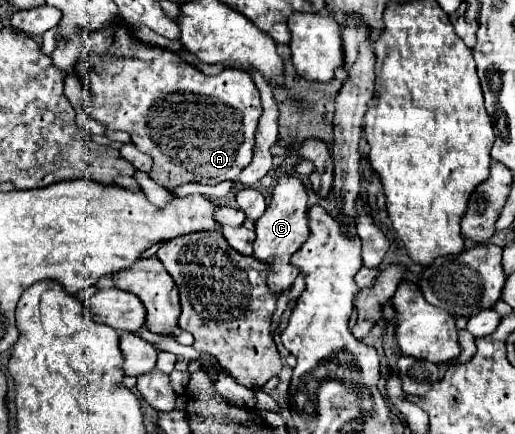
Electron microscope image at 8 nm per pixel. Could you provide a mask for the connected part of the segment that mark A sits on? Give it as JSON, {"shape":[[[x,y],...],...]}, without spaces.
{"shape":[[[111,24],[95,34],[89,34],[87,40],[85,40],[85,46],[89,50],[89,54],[77,64],[77,72],[85,78],[87,86],[89,86],[89,102],[91,102],[91,116],[101,122],[103,126],[107,126],[109,130],[123,130],[131,136],[131,142],[145,154],[149,154],[153,158],[153,168],[149,172],[149,176],[161,184],[161,186],[181,186],[181,184],[187,184],[187,182],[199,182],[199,184],[219,184],[223,180],[229,180],[229,182],[237,182],[241,170],[245,166],[251,164],[251,158],[253,158],[253,148],[255,148],[255,130],[257,130],[257,120],[261,116],[261,98],[259,98],[259,90],[257,86],[253,84],[251,80],[251,74],[245,72],[245,70],[237,70],[237,68],[225,68],[223,72],[219,72],[217,76],[205,76],[203,72],[199,72],[195,66],[191,64],[185,64],[175,52],[171,50],[165,50],[165,48],[151,48],[147,44],[141,44],[137,42],[131,34],[129,34],[129,28],[123,26],[123,24]]]}

